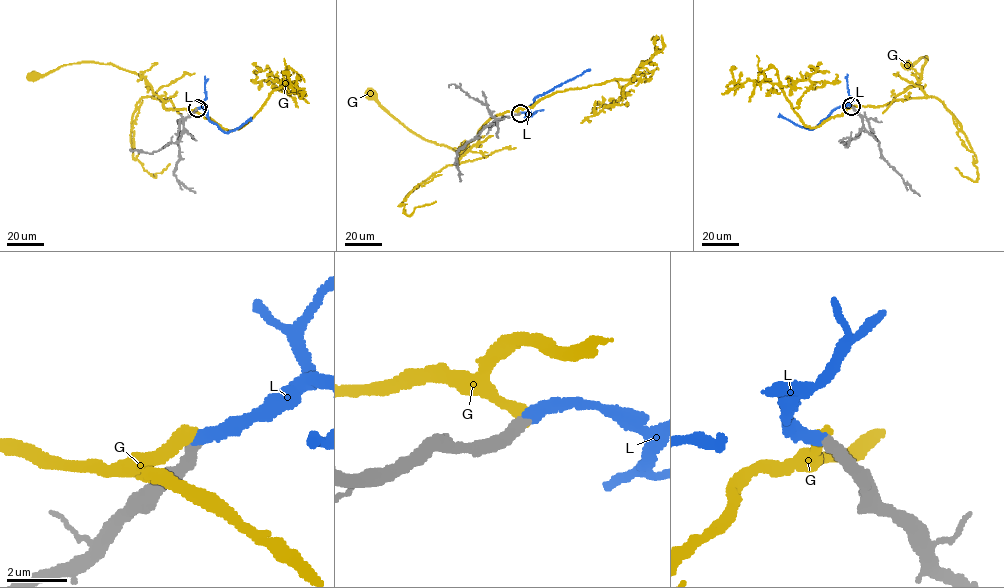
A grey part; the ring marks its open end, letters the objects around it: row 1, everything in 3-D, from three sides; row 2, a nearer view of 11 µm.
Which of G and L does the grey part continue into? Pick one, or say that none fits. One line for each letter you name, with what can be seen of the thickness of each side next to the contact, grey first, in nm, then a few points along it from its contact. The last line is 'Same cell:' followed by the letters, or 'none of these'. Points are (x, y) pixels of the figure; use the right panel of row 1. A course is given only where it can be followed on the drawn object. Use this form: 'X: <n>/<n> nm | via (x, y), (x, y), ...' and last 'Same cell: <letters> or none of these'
L: 400/400 nm | via (851, 106), (849, 103), (837, 107), (811, 129), (778, 117)
Same cell: L

